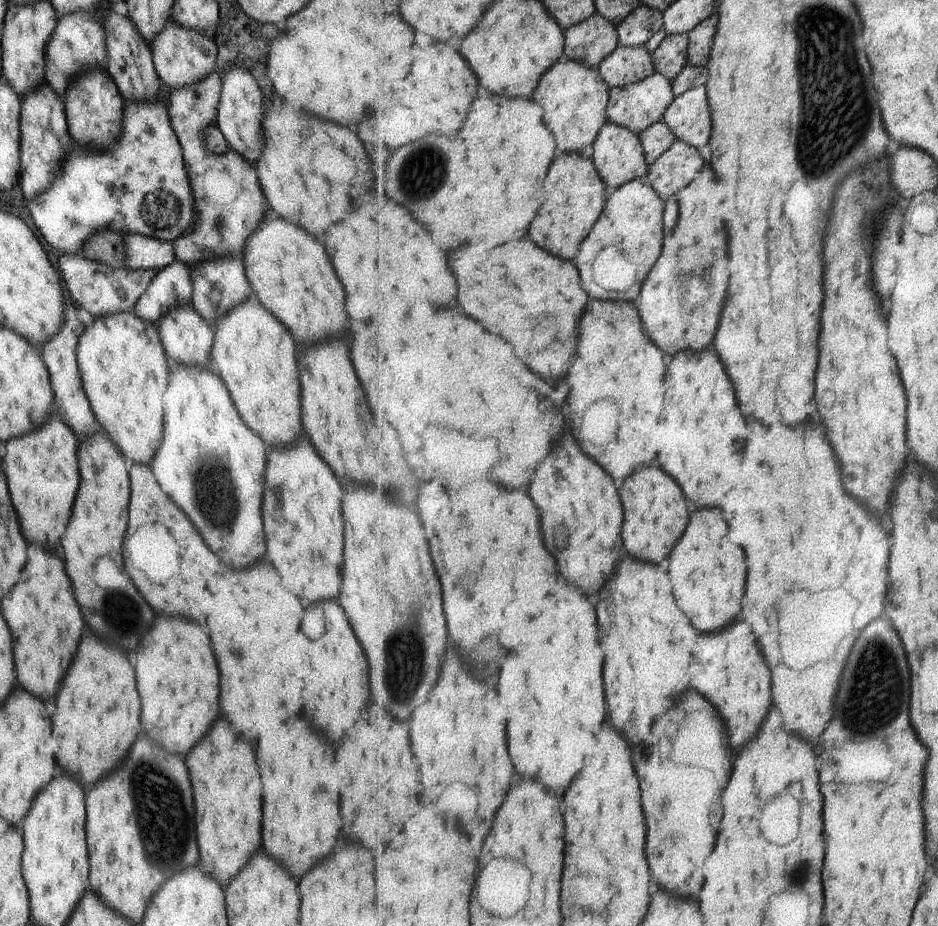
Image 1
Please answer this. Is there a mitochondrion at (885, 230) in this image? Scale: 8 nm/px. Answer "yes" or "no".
yes

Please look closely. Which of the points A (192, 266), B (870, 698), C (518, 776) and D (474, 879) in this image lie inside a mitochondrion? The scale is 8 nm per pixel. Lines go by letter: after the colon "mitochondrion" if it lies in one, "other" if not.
A: other
B: mitochondrion
C: other
D: other

